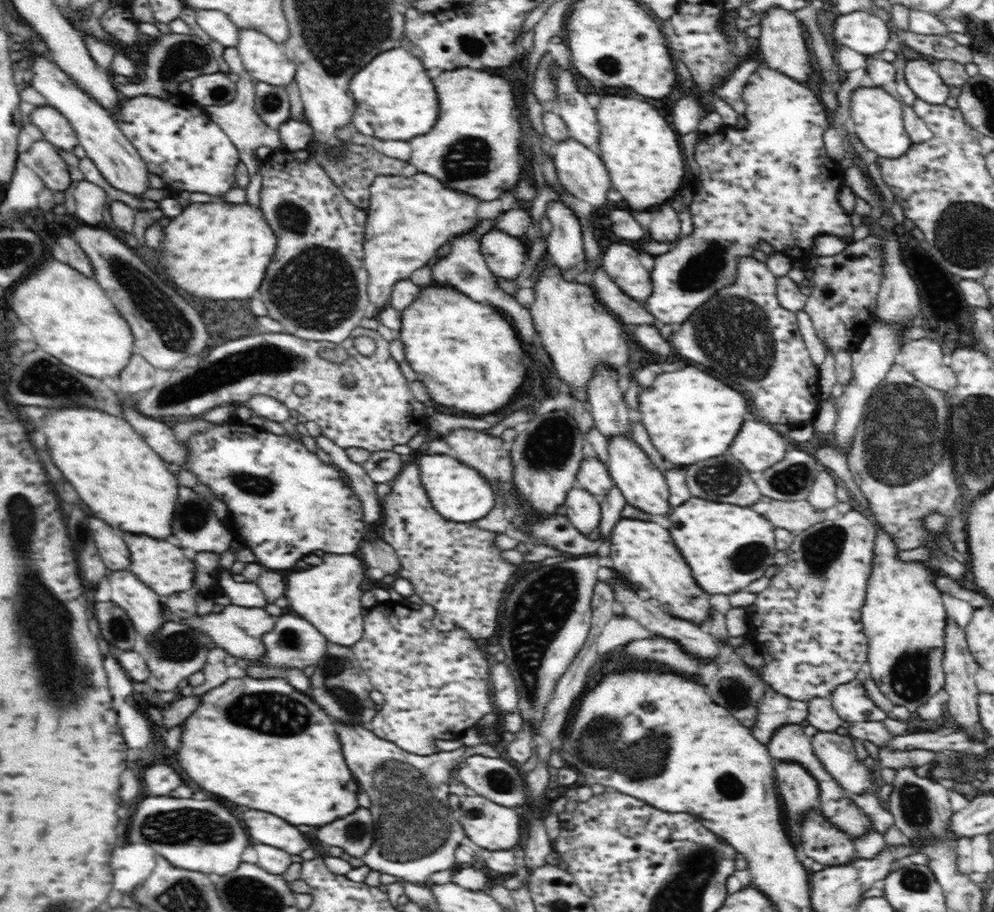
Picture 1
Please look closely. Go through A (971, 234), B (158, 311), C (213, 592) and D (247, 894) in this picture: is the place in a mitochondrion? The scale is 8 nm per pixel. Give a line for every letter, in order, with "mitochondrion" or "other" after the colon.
A: mitochondrion
B: mitochondrion
C: other
D: mitochondrion

